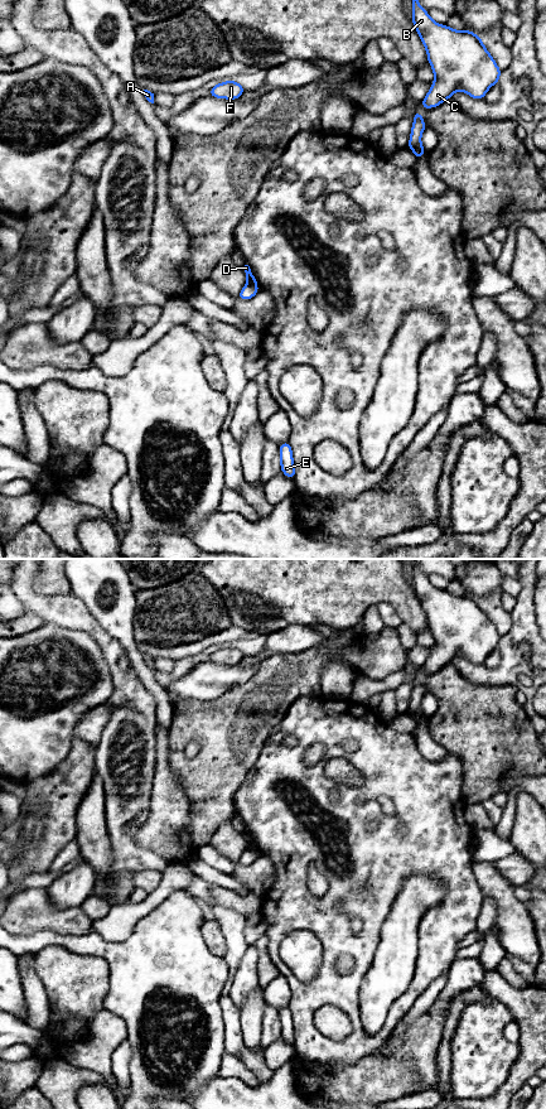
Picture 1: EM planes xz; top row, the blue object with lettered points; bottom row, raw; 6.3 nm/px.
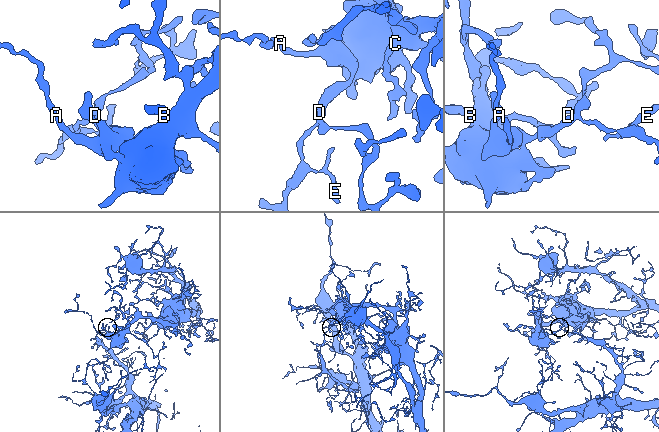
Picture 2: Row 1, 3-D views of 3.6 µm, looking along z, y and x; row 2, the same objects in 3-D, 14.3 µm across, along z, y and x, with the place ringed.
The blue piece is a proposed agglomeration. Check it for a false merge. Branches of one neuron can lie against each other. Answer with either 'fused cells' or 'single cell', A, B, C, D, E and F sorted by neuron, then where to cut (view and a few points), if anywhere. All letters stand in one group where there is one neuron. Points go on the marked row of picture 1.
fused cells; A B C D F / E; cut in xz along (247, 281), (256, 285)

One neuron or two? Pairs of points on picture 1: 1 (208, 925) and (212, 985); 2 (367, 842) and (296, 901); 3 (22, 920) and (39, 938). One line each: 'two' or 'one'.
1: two
2: one
3: two

